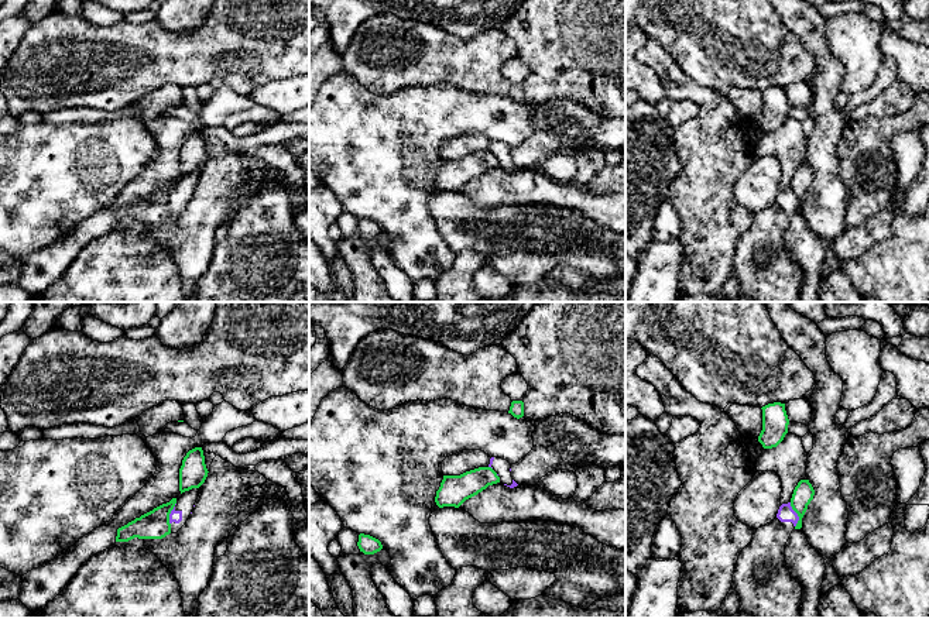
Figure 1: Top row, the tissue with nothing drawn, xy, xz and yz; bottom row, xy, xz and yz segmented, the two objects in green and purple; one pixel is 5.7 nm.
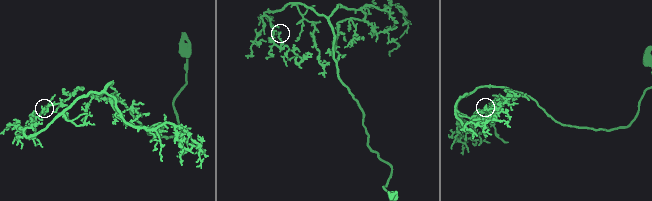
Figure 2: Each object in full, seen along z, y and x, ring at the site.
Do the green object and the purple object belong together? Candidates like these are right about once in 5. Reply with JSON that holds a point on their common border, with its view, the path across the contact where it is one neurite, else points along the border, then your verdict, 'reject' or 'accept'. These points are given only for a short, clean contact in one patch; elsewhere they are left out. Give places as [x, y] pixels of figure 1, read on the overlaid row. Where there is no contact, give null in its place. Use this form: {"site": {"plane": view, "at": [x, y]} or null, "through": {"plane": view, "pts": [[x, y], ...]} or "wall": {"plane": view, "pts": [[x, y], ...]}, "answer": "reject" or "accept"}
{"site": {"plane": "yz", "at": [798, 515]}, "wall": {"plane": "yz", "pts": [[789, 503], [798, 517], [795, 526]]}, "answer": "reject"}

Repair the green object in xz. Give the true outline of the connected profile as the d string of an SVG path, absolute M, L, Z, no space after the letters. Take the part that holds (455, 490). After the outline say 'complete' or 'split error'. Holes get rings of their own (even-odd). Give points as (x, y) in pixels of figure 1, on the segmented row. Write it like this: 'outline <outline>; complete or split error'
outline M479 467L460 475L443 475L435 502L439 508L459 508L466 499L497 483L500 477L491 467Z; complete

